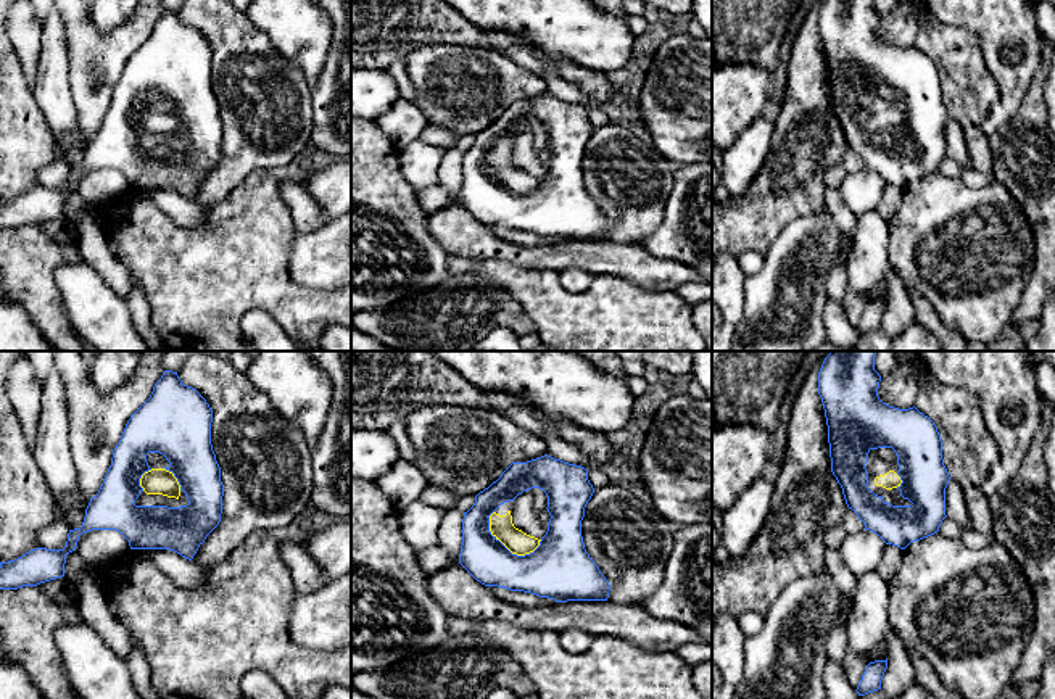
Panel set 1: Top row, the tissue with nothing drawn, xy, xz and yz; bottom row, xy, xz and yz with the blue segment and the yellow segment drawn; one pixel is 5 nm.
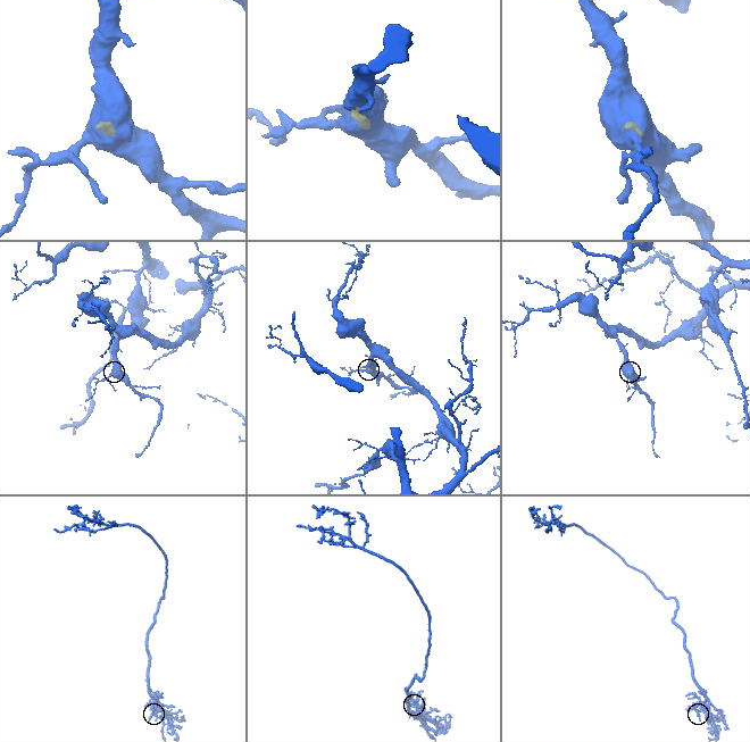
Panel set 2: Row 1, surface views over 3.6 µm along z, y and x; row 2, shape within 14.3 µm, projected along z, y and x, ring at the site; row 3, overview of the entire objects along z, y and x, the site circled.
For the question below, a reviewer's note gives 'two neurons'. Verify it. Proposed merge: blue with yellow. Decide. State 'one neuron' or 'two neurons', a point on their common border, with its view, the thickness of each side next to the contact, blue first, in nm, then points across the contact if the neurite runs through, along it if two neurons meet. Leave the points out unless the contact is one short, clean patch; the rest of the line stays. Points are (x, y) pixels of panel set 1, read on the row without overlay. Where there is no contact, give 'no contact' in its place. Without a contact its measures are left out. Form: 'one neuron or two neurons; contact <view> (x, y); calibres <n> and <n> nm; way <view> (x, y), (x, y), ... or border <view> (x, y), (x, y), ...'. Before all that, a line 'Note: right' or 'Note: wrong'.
Note: wrong
one neuron; contact xz (503, 184); calibres 240 and 120 nm; way xz (545, 211), (521, 202), (503, 184), (519, 182)

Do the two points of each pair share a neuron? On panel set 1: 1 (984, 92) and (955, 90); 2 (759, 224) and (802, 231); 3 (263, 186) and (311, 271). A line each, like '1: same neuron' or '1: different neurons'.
1: same neuron
2: different neurons
3: different neurons

